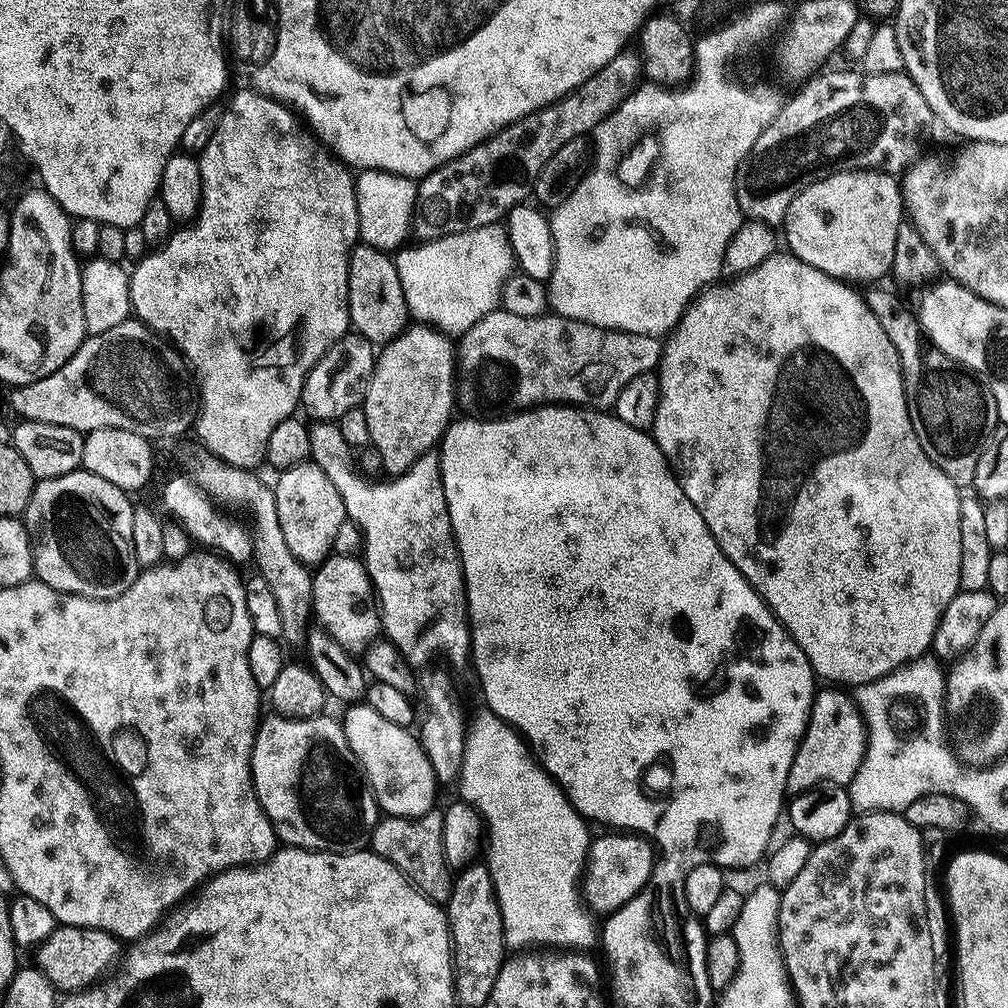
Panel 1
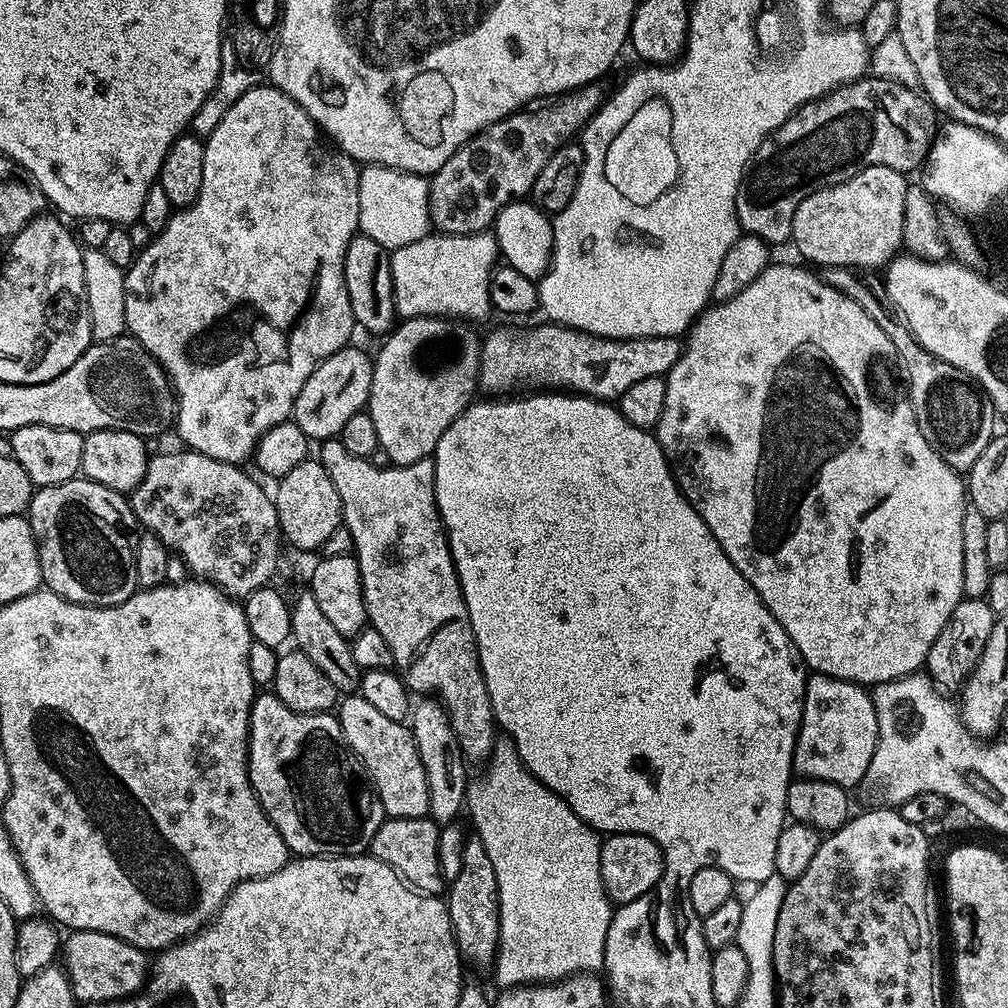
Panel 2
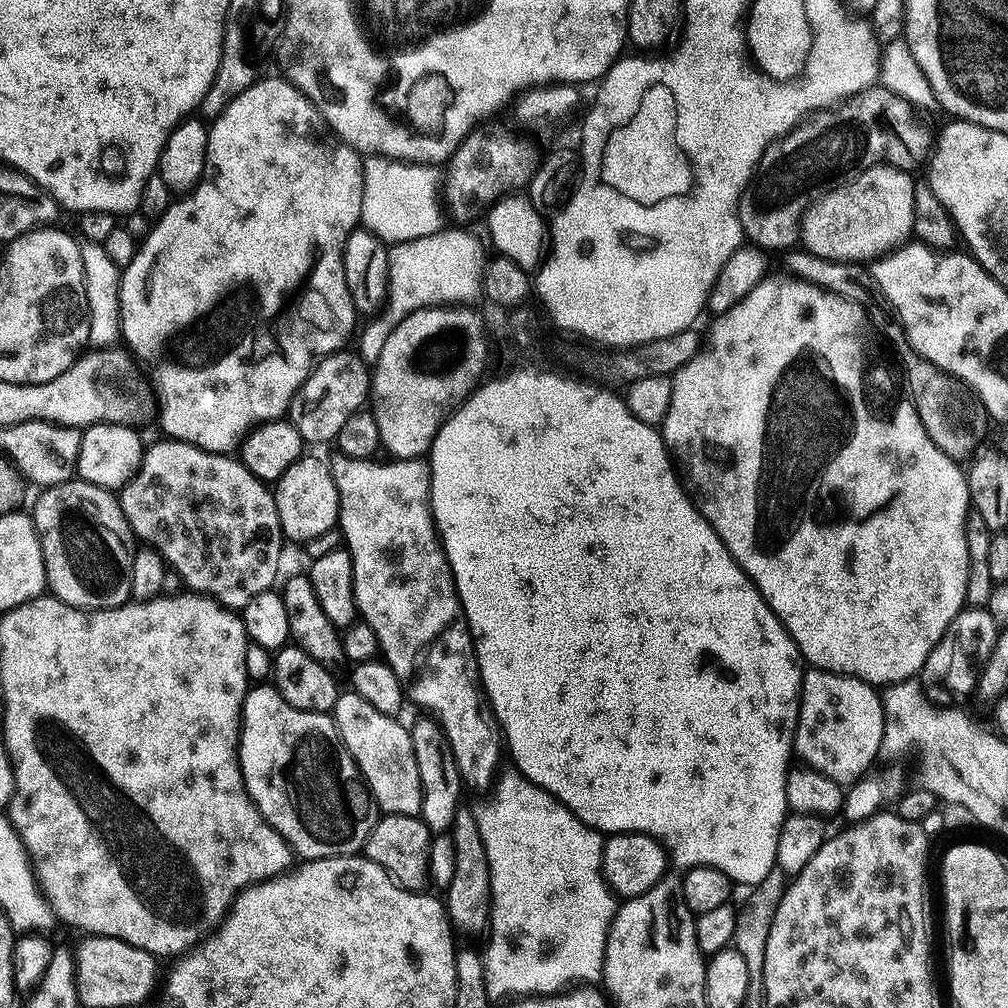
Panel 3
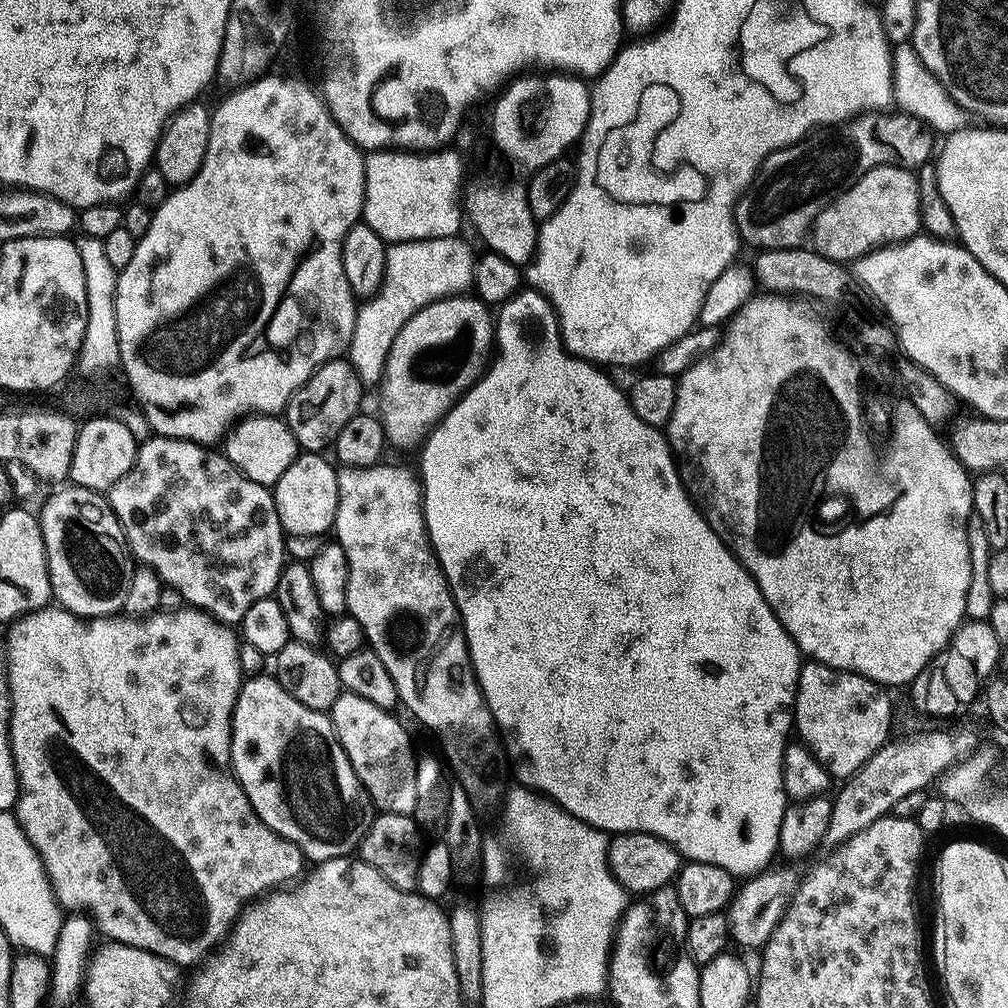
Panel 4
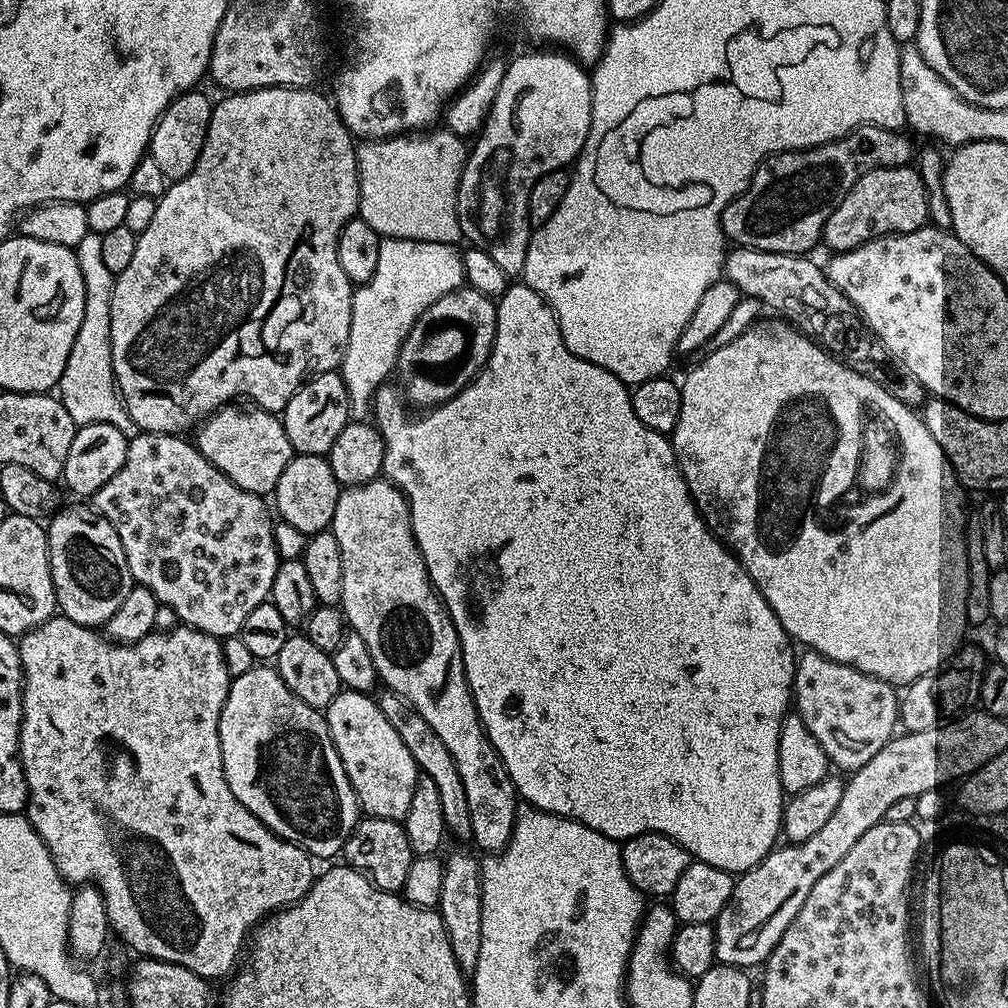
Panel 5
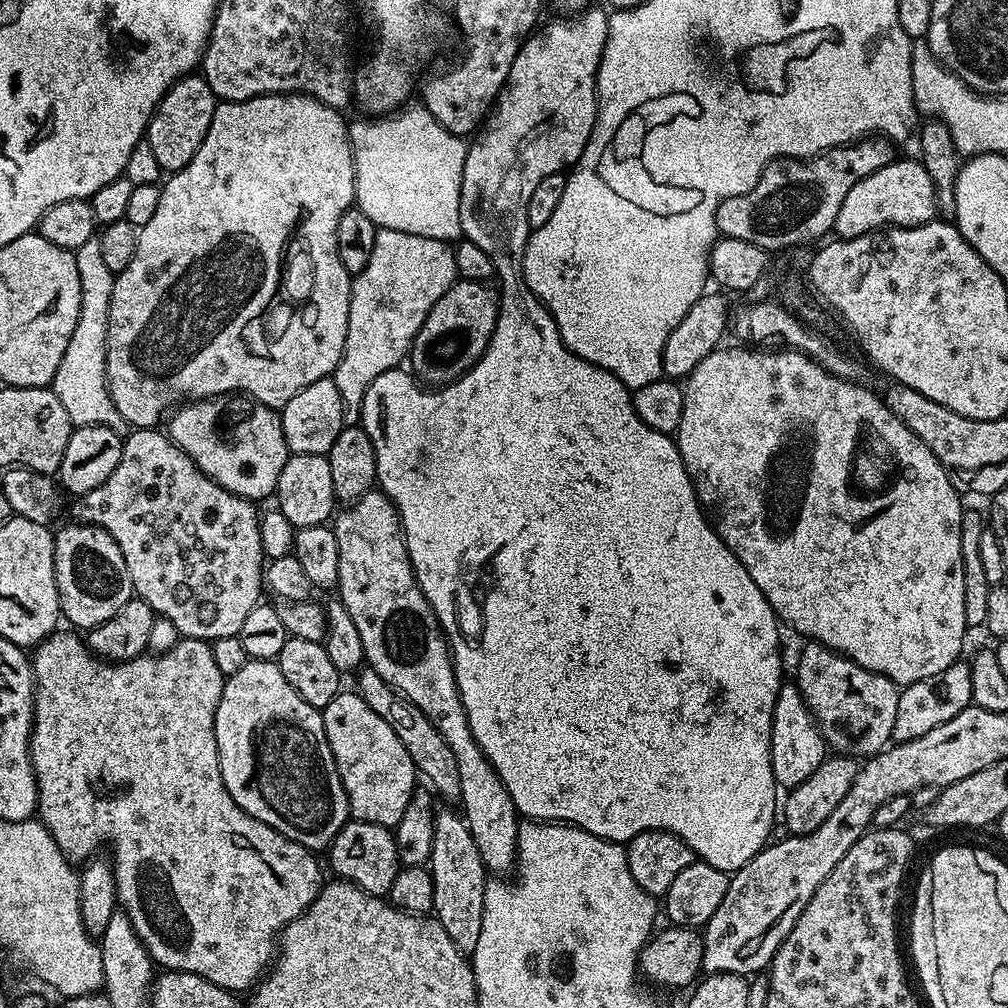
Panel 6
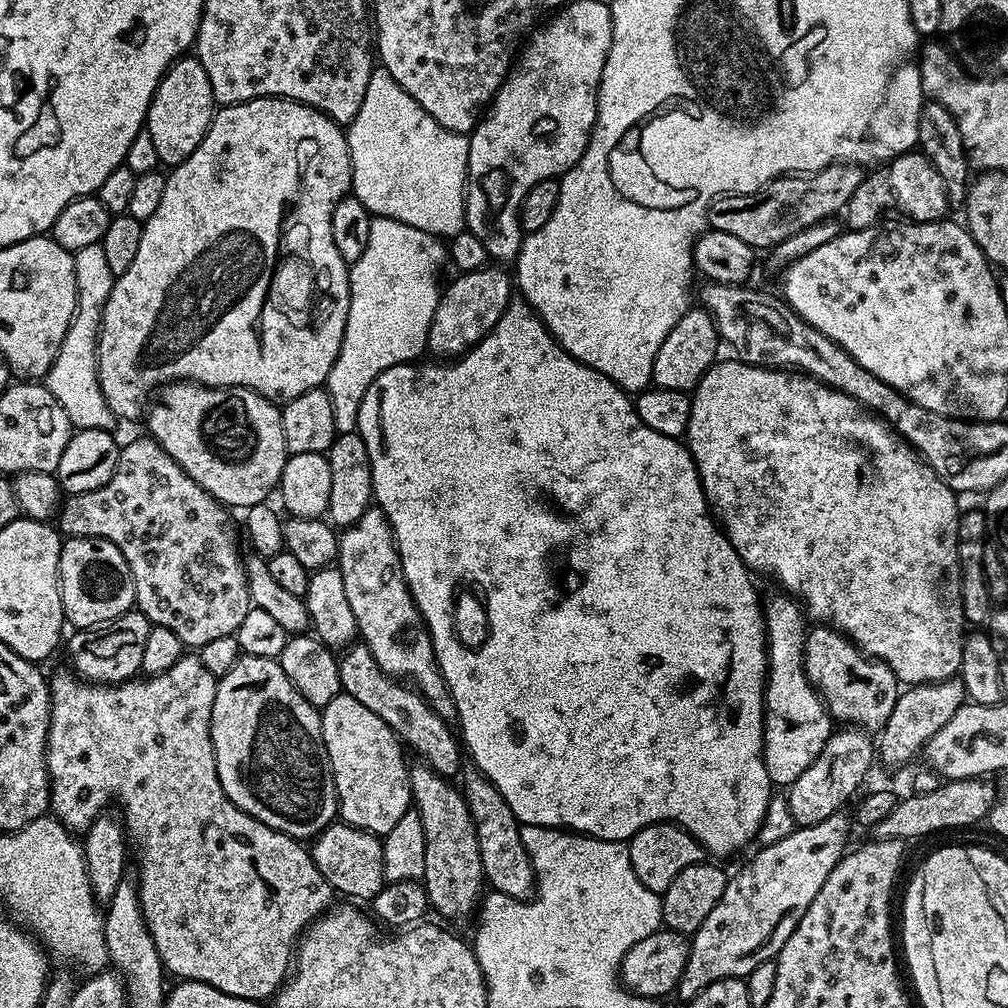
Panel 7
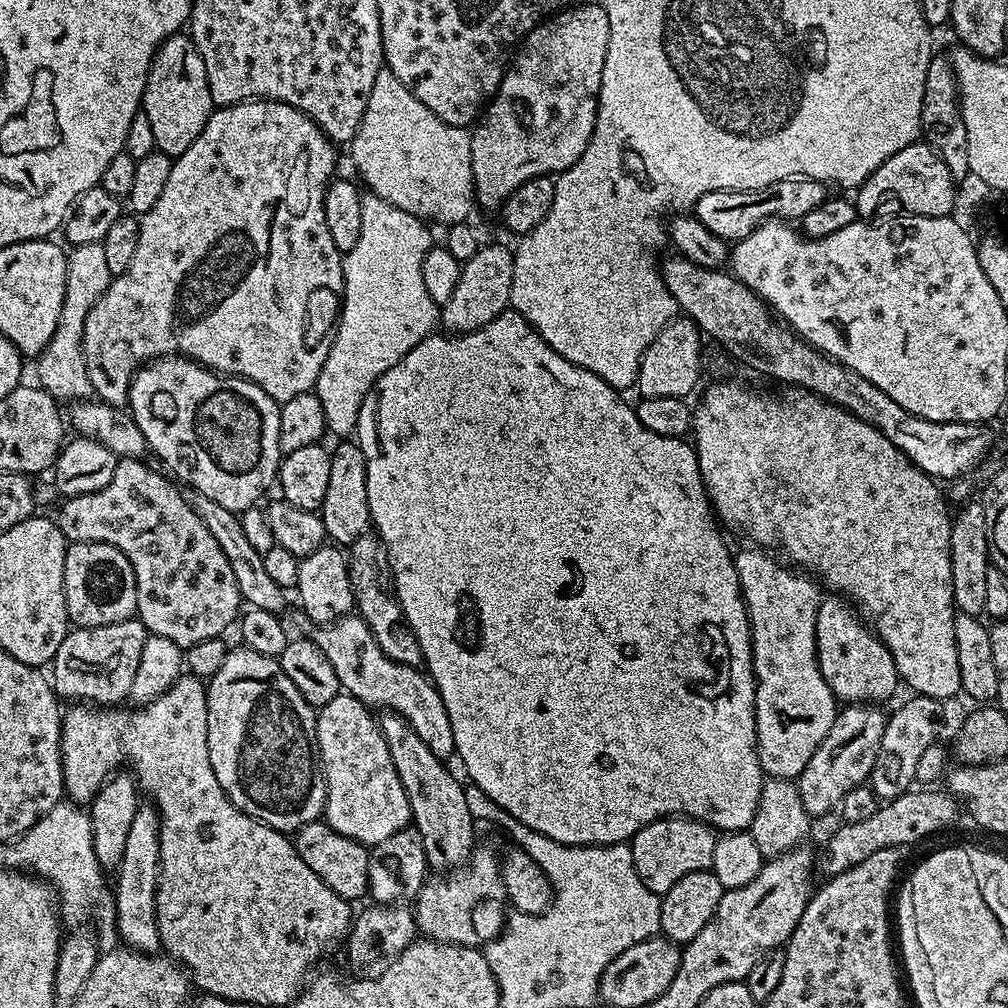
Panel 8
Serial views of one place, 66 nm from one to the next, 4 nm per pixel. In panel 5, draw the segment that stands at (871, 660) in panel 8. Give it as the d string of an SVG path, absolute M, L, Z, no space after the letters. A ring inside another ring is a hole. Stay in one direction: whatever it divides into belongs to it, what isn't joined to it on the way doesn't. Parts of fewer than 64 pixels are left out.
M811 650L799 653L794 685L794 712L806 722L806 730L818 738L829 765L847 770L866 766L898 728L897 689L870 674L862 674L842 662L834 662Z

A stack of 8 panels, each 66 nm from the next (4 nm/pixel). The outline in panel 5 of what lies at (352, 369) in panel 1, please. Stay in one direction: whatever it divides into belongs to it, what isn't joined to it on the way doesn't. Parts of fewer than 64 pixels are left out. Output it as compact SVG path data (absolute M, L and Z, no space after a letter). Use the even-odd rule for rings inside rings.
M339 371L316 372L311 378L305 379L300 389L292 395L290 402L284 407L282 413L286 438L290 438L293 453L301 456L324 456L334 446L334 438L342 434L342 430L350 422L350 409L348 406L348 391L346 382Z

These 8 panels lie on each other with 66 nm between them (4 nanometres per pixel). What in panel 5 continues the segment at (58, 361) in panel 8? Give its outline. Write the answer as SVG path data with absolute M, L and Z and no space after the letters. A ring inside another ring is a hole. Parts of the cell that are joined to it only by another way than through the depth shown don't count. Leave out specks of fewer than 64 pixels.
M88 232L82 242L74 249L78 258L78 266L82 270L82 282L86 286L86 310L82 314L82 326L78 326L78 338L74 338L74 346L70 350L70 358L66 358L66 370L62 370L62 378L58 385L58 398L66 406L66 414L74 418L77 426L86 424L109 424L118 426L128 441L138 438L140 427L130 418L120 391L116 388L116 375L112 369L112 343L110 342L110 302L114 294L116 276L104 264L102 259L102 236L97 232Z

